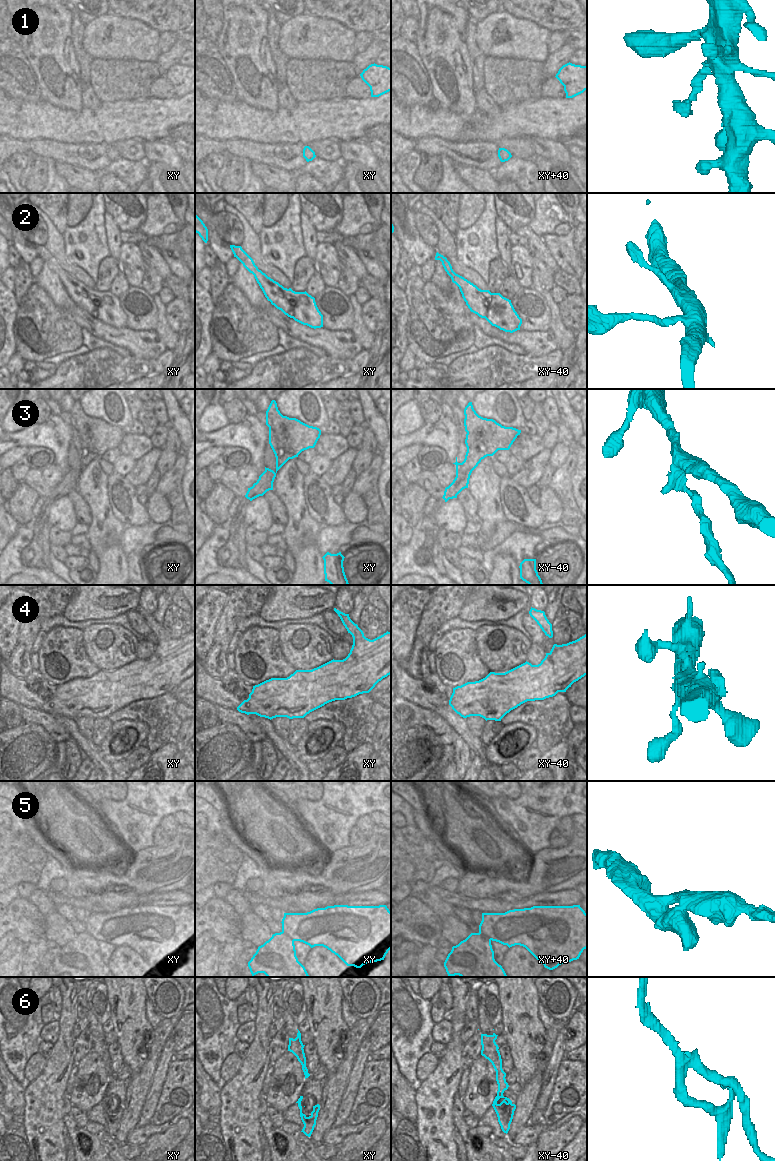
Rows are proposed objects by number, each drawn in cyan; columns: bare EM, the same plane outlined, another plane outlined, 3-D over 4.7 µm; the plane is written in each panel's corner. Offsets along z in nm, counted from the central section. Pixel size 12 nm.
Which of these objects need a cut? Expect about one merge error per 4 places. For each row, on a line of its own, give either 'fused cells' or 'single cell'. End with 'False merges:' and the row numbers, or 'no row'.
1: single cell
2: single cell
3: fused cells
4: single cell
5: single cell
6: fused cells
False merges: 3, 6

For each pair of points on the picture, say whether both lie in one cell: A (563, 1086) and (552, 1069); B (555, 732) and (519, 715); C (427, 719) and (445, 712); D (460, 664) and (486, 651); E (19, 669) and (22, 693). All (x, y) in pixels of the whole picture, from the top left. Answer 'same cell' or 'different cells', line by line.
A: different cells
B: same cell
C: different cells
D: different cells
E: different cells

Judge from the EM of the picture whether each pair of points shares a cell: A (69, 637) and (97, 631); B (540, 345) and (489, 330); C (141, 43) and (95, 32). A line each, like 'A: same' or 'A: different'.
A: different
B: same
C: same

